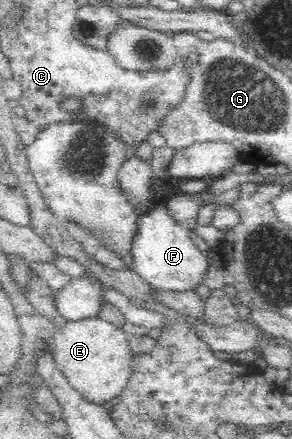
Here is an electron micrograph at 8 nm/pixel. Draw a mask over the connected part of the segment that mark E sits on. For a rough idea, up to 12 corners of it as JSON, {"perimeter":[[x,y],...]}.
{"perimeter":[[101,317],[52,336],[70,386],[98,406],[132,376],[127,334]]}

